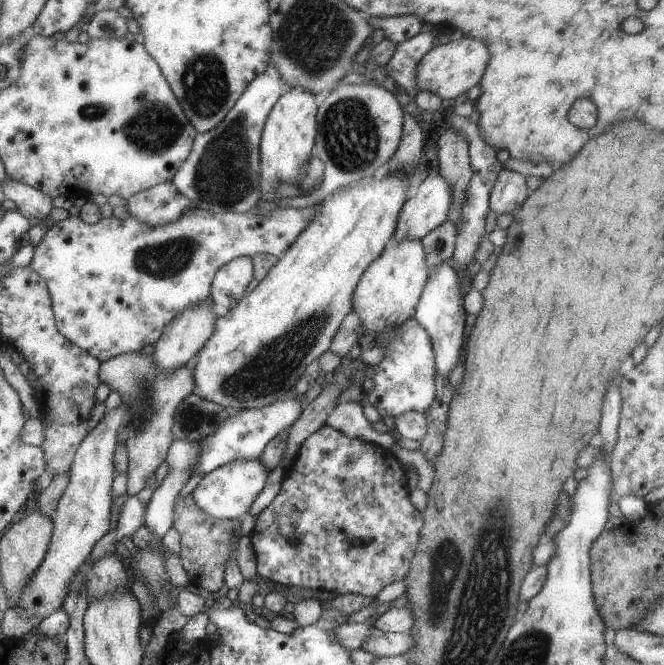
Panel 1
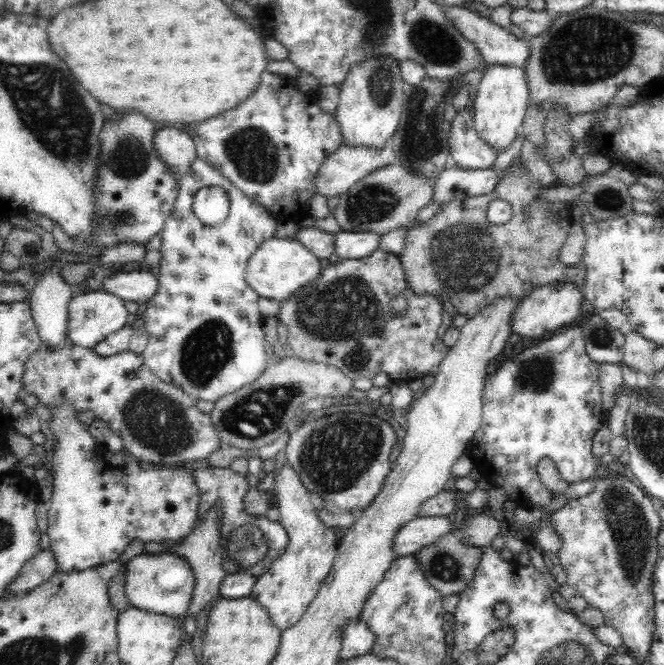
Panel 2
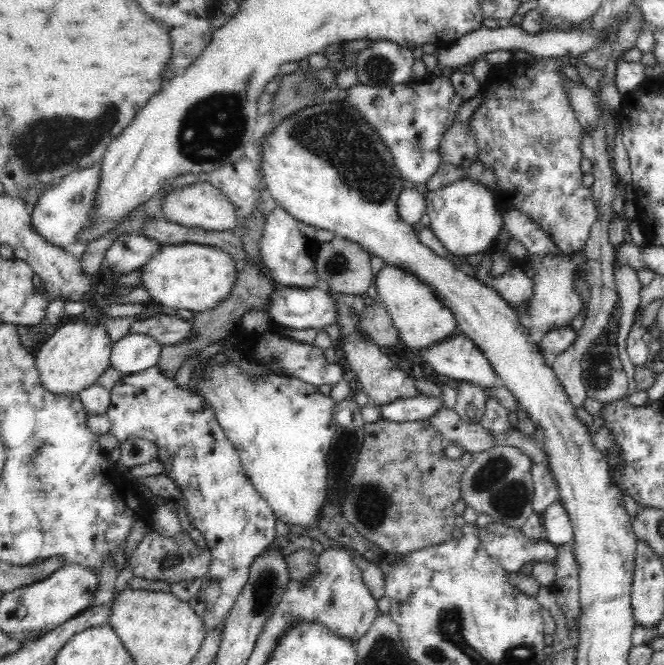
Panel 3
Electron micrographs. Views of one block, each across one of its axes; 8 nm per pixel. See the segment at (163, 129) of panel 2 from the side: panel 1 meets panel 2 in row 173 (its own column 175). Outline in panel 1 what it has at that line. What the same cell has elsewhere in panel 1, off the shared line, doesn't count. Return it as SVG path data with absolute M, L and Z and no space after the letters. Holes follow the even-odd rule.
M271 64L261 74L257 74L255 78L252 78L235 101L235 104L211 130L195 133L190 152L170 181L173 187L195 207L211 213L217 213L218 211L235 213L250 211L260 198L258 175L260 172L260 136L262 128L271 107L286 90L287 84L283 82L283 78L280 78L279 70L275 70L275 66Z

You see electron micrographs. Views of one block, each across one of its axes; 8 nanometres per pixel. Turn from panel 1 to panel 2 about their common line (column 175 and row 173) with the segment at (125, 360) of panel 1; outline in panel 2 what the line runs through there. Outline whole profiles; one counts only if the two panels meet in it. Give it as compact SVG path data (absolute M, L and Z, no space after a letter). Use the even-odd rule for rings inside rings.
M397 164L372 170L359 182L340 196L333 217L342 231L371 232L381 236L398 227L404 227L413 221L417 213L428 206L434 192L434 180L414 178Z

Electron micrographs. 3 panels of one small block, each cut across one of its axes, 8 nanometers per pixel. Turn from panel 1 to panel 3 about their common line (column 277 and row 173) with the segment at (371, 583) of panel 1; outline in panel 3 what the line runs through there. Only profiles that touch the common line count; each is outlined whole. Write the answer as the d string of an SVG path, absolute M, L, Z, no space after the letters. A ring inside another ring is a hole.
M533 56L526 62L517 59L512 60L507 65L499 67L491 66L490 76L479 85L479 93L481 94L480 104L473 110L473 113L469 116L468 131L472 135L472 141L476 144L476 161L478 161L486 170L490 170L494 174L494 186L490 190L496 207L500 211L500 214L504 213L504 210L510 212L510 210L517 210L520 214L525 214L526 218L529 218L536 226L542 229L548 235L548 238L552 241L552 244L558 248L560 253L571 254L583 250L585 248L586 241L589 237L590 227L593 225L597 215L597 209L594 207L594 201L592 197L592 191L590 188L582 186L581 162L583 159L582 153L582 140L583 129L578 123L575 117L574 109L570 105L570 95L568 95L568 87L566 87L566 80L564 74L560 71L560 67L563 65L558 57L537 57Z

